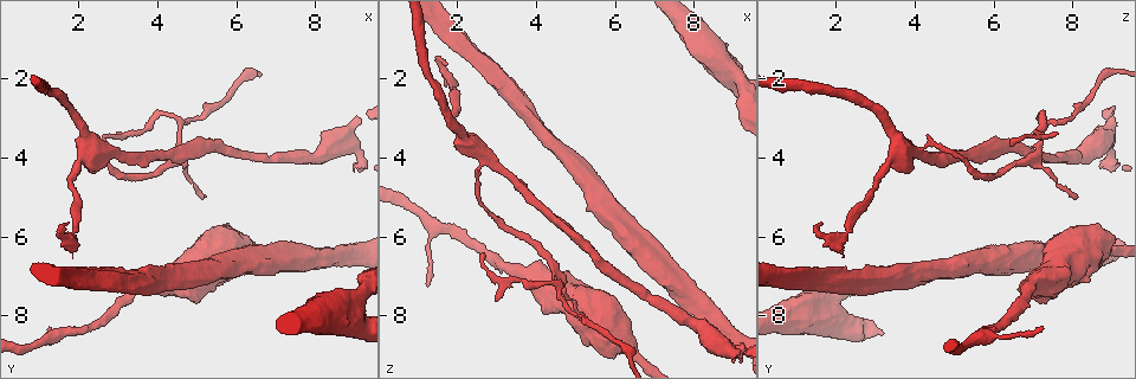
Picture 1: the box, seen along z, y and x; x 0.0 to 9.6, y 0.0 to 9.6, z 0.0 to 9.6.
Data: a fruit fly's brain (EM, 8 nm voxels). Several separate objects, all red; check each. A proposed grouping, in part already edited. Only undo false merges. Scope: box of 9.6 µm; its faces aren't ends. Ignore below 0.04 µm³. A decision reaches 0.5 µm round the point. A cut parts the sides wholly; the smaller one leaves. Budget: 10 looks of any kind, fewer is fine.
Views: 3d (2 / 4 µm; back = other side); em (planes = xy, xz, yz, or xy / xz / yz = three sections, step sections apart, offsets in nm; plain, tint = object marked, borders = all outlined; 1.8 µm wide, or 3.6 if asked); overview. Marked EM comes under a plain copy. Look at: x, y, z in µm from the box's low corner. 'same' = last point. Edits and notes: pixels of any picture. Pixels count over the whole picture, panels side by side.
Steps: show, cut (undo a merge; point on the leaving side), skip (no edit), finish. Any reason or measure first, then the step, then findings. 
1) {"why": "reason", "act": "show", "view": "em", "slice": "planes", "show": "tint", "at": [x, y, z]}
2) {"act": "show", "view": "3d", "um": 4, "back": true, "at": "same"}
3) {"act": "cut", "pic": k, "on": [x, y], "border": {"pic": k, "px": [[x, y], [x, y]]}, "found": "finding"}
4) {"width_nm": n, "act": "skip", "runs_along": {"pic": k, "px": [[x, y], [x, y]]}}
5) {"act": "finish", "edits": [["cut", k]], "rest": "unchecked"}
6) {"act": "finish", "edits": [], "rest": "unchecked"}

{"why": "arms part here", "act": "show", "view": "3d", "um": 4, "back": true, "at": [4.60, 3.05, 7.25]}

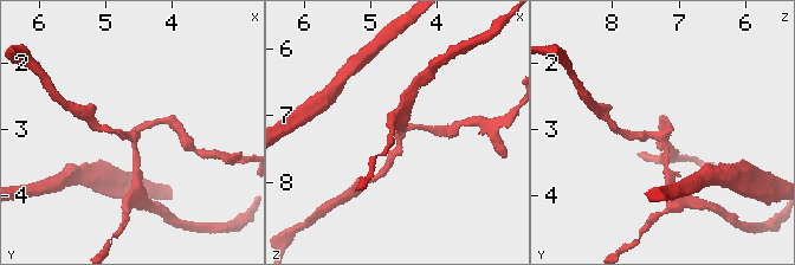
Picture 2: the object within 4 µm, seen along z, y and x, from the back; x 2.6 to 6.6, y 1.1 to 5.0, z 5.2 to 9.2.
{"act": "show", "view": "em", "slice": "planes", "show": "tint", "at": [4.55, 3.10, 7.25]}

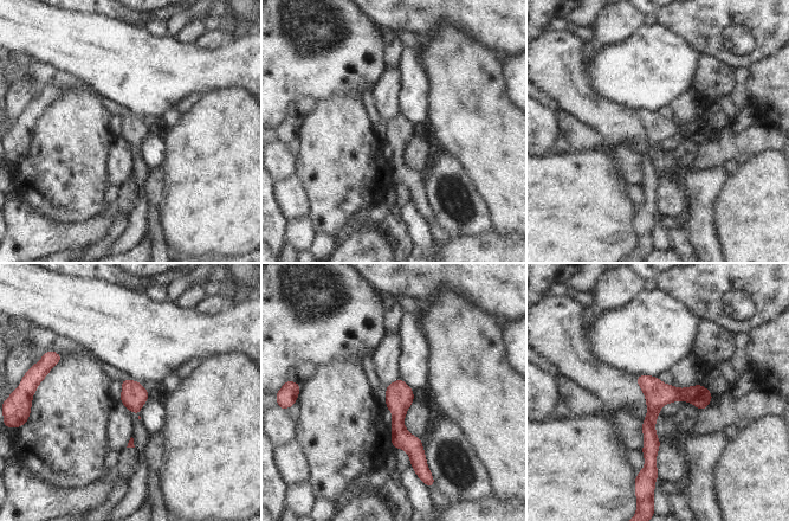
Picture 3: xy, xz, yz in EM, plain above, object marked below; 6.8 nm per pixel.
{"act": "skip", "found": "all the same neuron"}

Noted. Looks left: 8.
{"why": "sudden change in width", "act": "show", "view": "em", "um": 3.6, "slice": "planes", "show": "tint", "at": [8.45, 3.60, 8.50]}

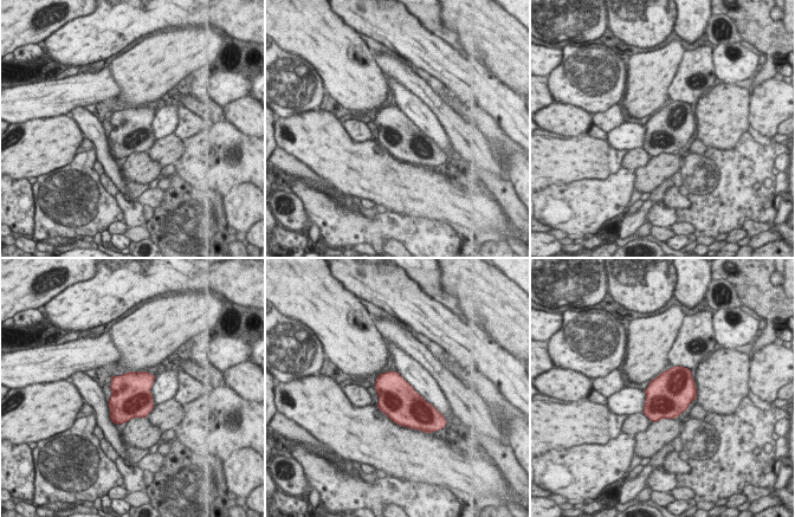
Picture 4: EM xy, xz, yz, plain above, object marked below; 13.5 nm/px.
{"width_nm": 500, "act": "skip", "found": "continuous, no second neuron"}

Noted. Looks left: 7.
{"why": "sudden change in width", "act": "show", "view": "em", "um": 3.6, "slice": "planes", "show": "tint", "at": [9.00, 7.65, 1.85]}

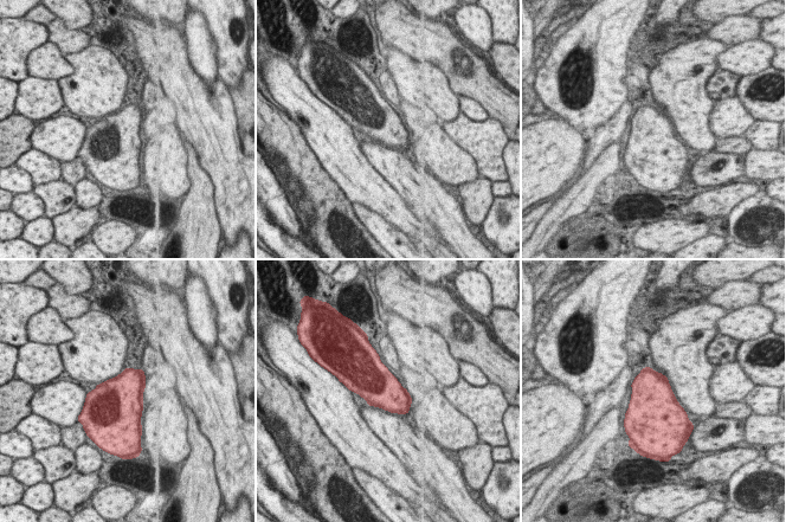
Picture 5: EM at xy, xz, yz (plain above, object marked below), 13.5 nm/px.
{"act": "skip", "found": "one neuron here"}

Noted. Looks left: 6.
{"why": "four or more arms meet", "act": "show", "view": "em", "slice": "planes", "show": "tint", "at": [2.20, 3.65, 3.55]}

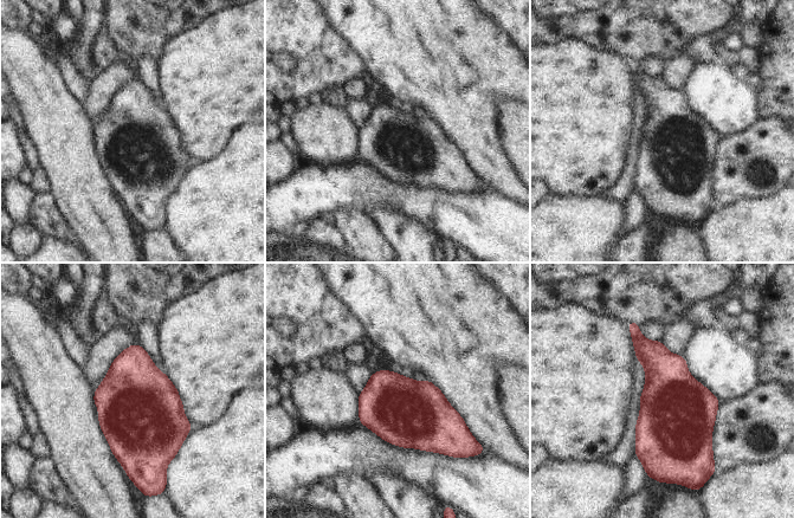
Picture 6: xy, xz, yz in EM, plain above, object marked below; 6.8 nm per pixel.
{"act": "skip", "found": "continuous, no second neuron"}

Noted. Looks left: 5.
{"act": "finish", "edits": [], "rest": "unchecked"}

